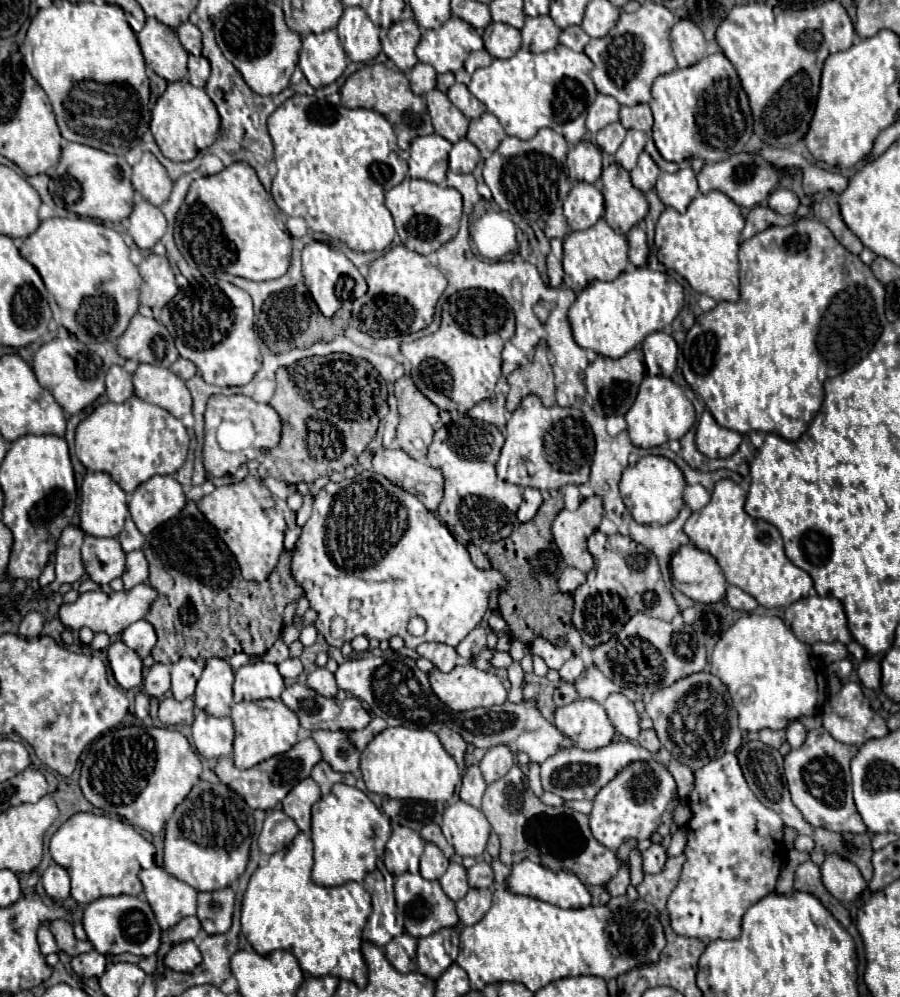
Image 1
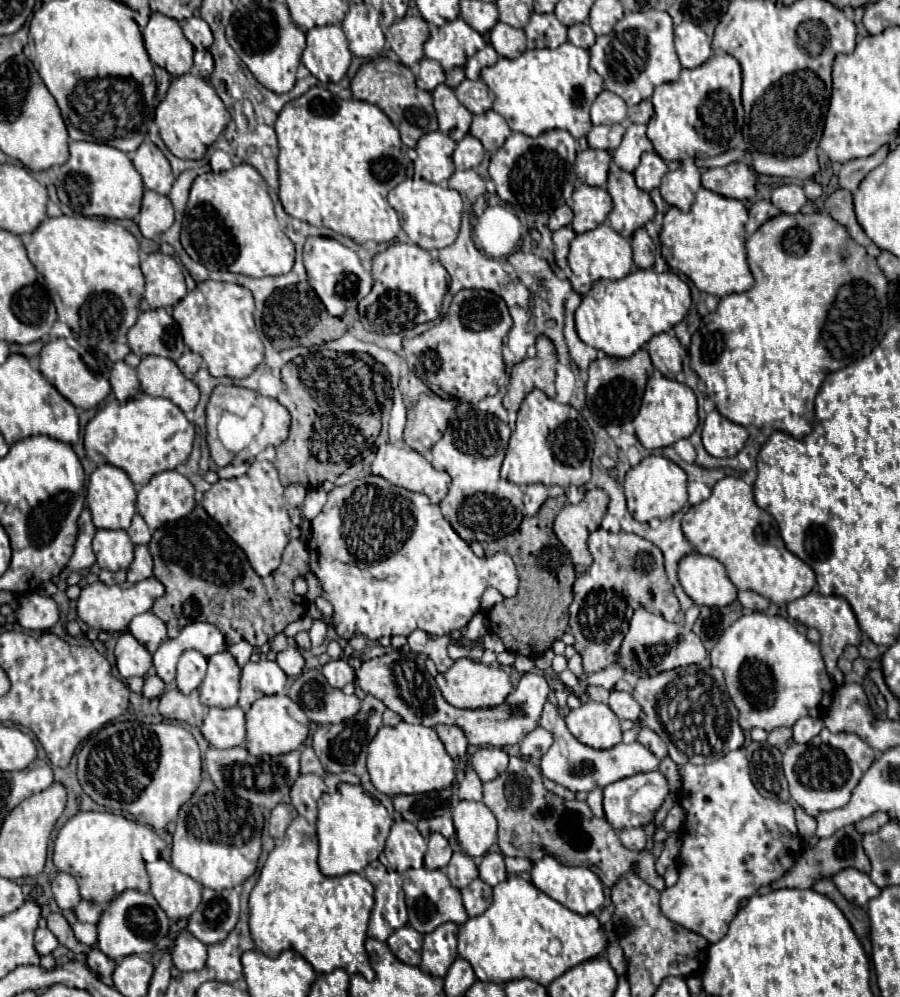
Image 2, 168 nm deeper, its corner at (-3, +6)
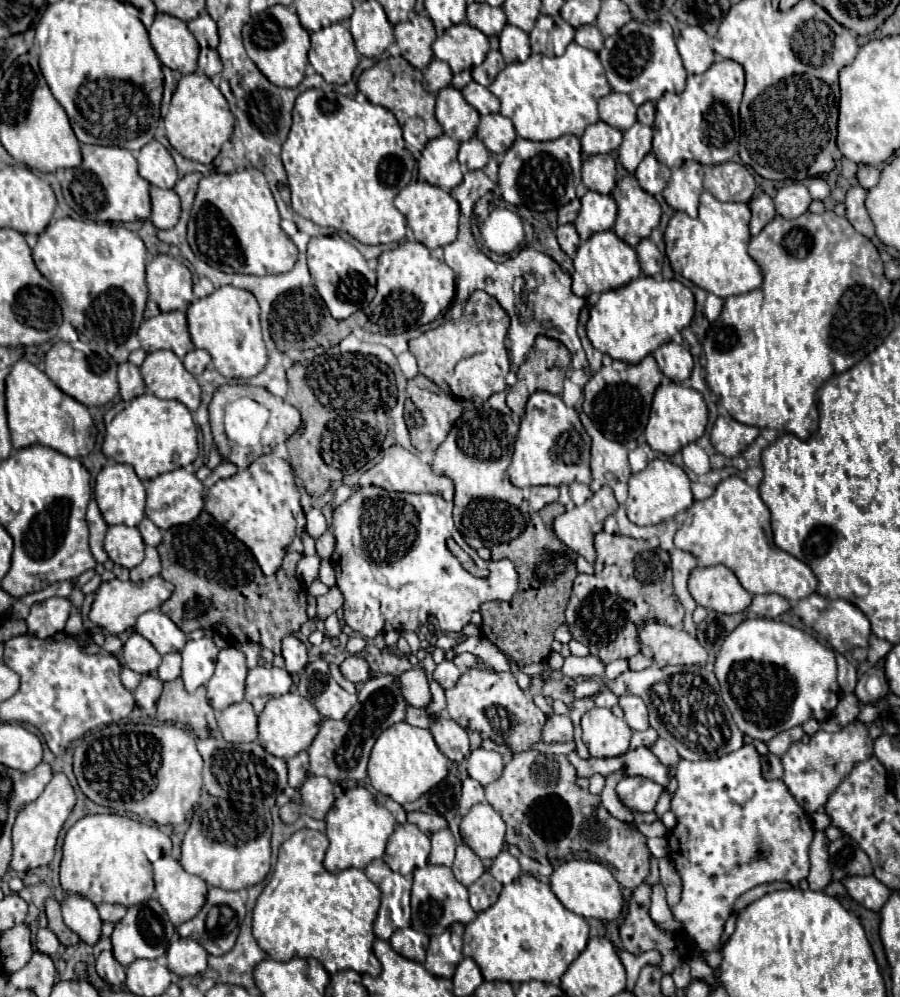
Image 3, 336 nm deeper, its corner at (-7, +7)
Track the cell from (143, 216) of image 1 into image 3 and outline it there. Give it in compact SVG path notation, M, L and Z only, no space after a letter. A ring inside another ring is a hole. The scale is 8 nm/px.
M150 189L152 197L152 223L156 229L172 229L180 217L180 197L174 189Z

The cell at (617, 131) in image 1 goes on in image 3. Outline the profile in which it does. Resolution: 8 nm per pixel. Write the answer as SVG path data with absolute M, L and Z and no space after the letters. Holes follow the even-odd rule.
M604 121L588 125L580 139L582 153L586 153L586 155L610 153L610 151L618 149L620 143L622 143L622 131L606 125Z

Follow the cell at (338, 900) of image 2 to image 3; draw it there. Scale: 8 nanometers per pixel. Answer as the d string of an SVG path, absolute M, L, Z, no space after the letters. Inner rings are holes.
M300 829L282 843L272 879L260 893L254 907L254 939L268 953L268 957L276 961L290 961L292 957L314 957L326 967L328 973L352 969L360 975L366 973L370 977L378 977L382 967L372 953L372 943L376 939L372 933L372 923L380 907L380 889L366 877L362 869L344 869L338 873L326 871L322 865L326 849L326 835L314 829Z

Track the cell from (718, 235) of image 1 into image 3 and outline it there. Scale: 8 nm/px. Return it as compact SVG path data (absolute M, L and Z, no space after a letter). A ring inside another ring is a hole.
M704 191L702 197L700 197L698 217L692 219L686 213L674 213L674 217L670 219L670 223L664 231L665 253L670 259L670 265L672 265L674 273L686 277L694 285L698 285L704 291L714 293L722 299L758 289L762 285L762 273L760 273L756 261L746 251L748 241L750 241L748 221L750 221L750 209L748 209L746 203L722 203L714 195Z

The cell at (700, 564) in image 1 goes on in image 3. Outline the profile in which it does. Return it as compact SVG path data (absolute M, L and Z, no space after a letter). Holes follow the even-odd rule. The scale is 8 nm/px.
M724 565L696 567L690 575L690 595L716 613L740 613L752 603L752 595Z

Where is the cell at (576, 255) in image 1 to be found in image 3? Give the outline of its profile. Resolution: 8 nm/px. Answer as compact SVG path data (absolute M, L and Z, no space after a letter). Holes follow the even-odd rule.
M604 231L592 235L586 243L580 243L574 257L574 275L572 275L572 291L578 297L588 297L592 293L604 293L618 287L628 285L640 275L640 265L636 251L616 237L614 231Z

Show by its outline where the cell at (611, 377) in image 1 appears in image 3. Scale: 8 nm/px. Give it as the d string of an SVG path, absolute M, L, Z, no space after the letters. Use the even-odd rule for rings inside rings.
M648 355L638 365L630 365L624 361L612 361L612 365L602 367L584 385L582 409L606 439L612 439L618 443L634 441L646 429L654 391L660 385L660 381L662 381L662 371L658 369L652 355Z

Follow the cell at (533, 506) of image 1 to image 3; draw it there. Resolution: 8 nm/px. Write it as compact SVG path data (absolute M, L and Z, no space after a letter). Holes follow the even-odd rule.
M542 485L520 488L524 491L530 507L530 515L540 511L544 505L558 501L559 487Z

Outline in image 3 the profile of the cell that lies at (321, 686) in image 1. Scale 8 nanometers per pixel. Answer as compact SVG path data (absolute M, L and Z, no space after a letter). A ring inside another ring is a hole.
M350 655L340 665L340 671L352 683L364 683L370 679L370 665L362 655Z

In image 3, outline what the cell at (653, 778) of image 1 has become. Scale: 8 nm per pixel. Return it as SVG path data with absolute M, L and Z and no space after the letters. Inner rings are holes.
M624 777L616 787L622 803L632 811L654 811L662 787L646 777Z

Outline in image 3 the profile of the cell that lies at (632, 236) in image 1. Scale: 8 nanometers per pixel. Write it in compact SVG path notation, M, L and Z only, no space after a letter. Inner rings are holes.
M646 239L646 241L640 241L640 245L636 247L636 253L638 253L638 261L640 261L640 267L646 275L656 275L660 273L660 261L662 261L662 255L658 251L658 247Z

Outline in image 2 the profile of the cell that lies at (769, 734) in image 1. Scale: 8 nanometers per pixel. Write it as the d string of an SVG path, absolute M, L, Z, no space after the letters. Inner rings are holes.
M774 728L770 734L768 734L768 742L772 746L778 746L780 750L786 748L786 742L792 738L792 730L790 728Z

